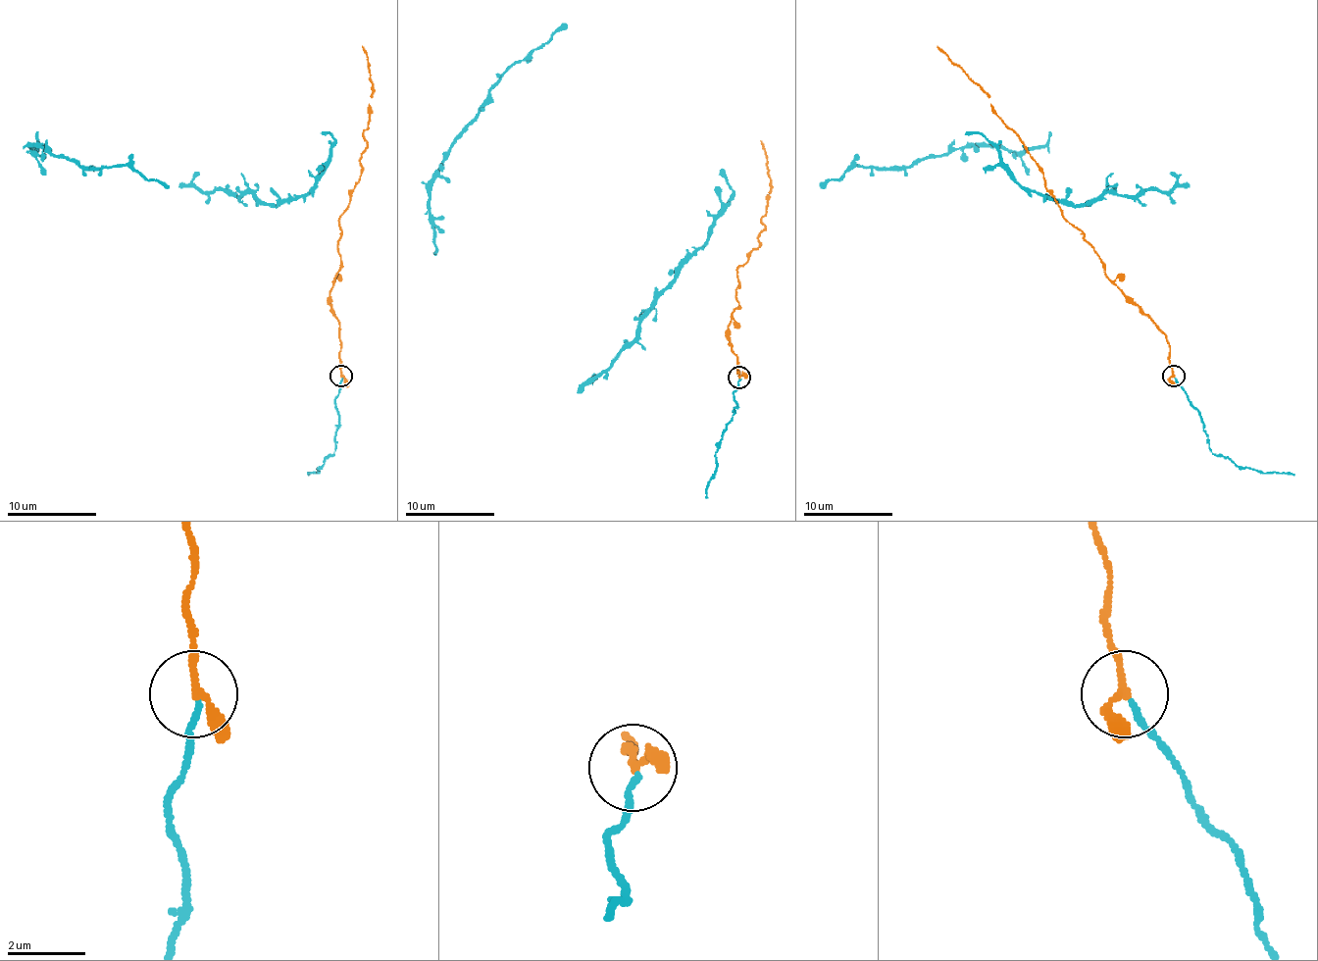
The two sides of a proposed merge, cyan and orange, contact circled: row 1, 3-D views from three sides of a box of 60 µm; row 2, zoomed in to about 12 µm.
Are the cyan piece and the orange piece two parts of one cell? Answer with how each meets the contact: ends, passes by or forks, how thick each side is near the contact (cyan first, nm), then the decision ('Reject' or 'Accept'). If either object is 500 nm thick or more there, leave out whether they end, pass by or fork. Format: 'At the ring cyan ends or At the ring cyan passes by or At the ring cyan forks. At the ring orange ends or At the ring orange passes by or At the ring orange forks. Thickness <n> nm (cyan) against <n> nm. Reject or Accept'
At the ring cyan ends. At the ring orange passes by. Thickness 140 nm (cyan) against 170 nm. Accept

